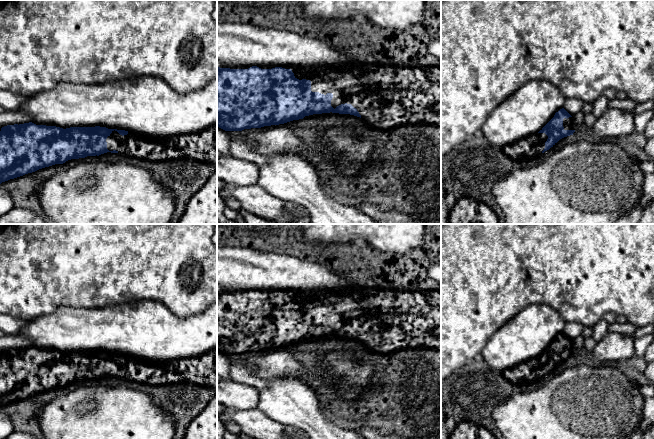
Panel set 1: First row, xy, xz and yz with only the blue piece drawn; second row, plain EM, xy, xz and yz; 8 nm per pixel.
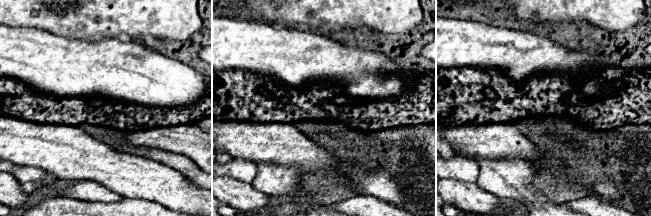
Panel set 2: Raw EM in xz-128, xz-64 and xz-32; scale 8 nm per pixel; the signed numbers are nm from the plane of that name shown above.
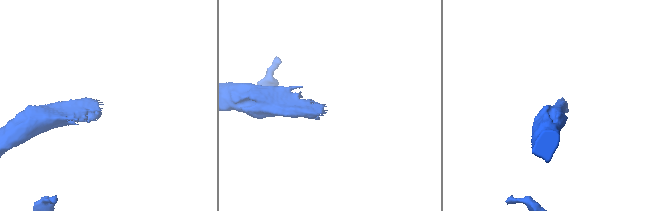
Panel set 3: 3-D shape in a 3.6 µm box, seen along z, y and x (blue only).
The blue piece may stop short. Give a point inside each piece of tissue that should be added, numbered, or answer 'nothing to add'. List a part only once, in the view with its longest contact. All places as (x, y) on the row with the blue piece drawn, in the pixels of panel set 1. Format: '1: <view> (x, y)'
1: xz (388, 97)

